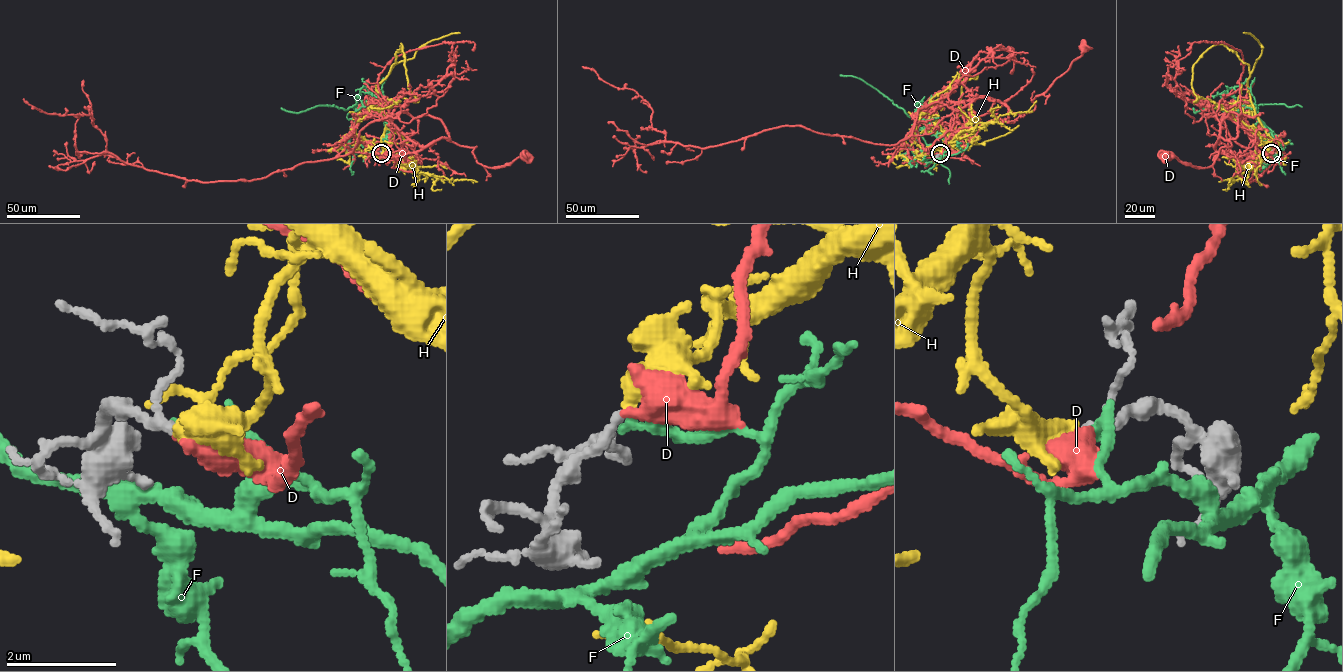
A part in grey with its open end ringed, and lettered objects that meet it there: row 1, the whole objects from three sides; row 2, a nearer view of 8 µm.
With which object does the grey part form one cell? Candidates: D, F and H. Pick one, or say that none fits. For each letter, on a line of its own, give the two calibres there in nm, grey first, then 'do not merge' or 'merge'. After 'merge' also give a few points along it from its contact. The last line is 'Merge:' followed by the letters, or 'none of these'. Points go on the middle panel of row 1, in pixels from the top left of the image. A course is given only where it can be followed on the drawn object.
D: 140 nm thick on the grey side, 440 nm on the other; do not merge
F: 150 nm thick on the grey side, 160 nm on the other; do not merge
H: 140 nm thick on the grey side, 440 nm on the other; merge; it runs (940, 153), (945, 142), (936, 129), (979, 144), (1005, 135), (1019, 125)
Merge: H

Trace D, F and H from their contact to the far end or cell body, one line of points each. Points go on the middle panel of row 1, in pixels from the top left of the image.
D: (940, 153), (944, 134), (962, 108), (990, 97), (1013, 112), (1031, 112), (1031, 101), (1084, 48)
F: (940, 153), (943, 154), (928, 163), (916, 162), (911, 148), (917, 133), (914, 120), (862, 80), (840, 75)
H: (940, 153), (945, 142), (936, 129), (979, 144), (1005, 135), (1019, 125)

